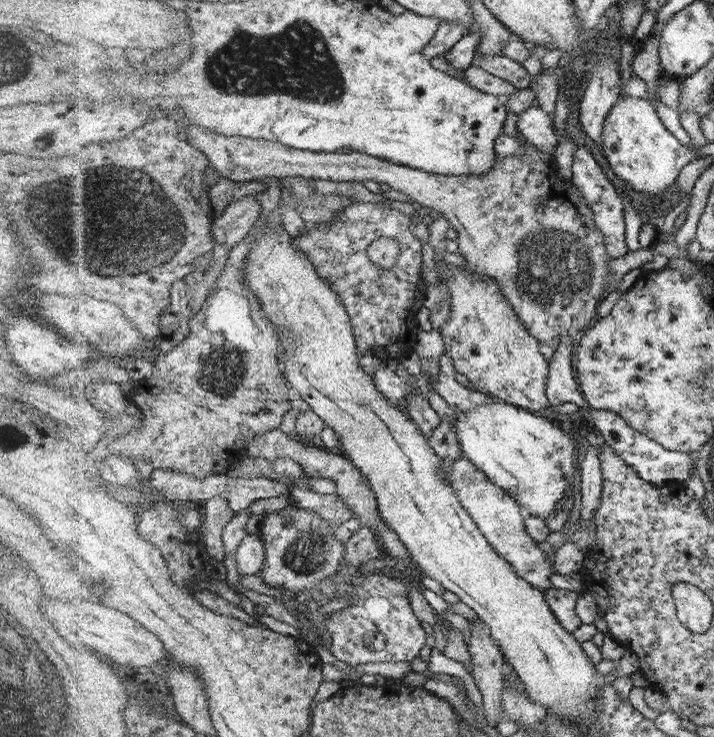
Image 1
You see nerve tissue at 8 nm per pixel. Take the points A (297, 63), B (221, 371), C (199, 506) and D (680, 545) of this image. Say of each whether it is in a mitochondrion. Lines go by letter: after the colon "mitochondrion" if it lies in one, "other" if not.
A: mitochondrion
B: mitochondrion
C: other
D: other

